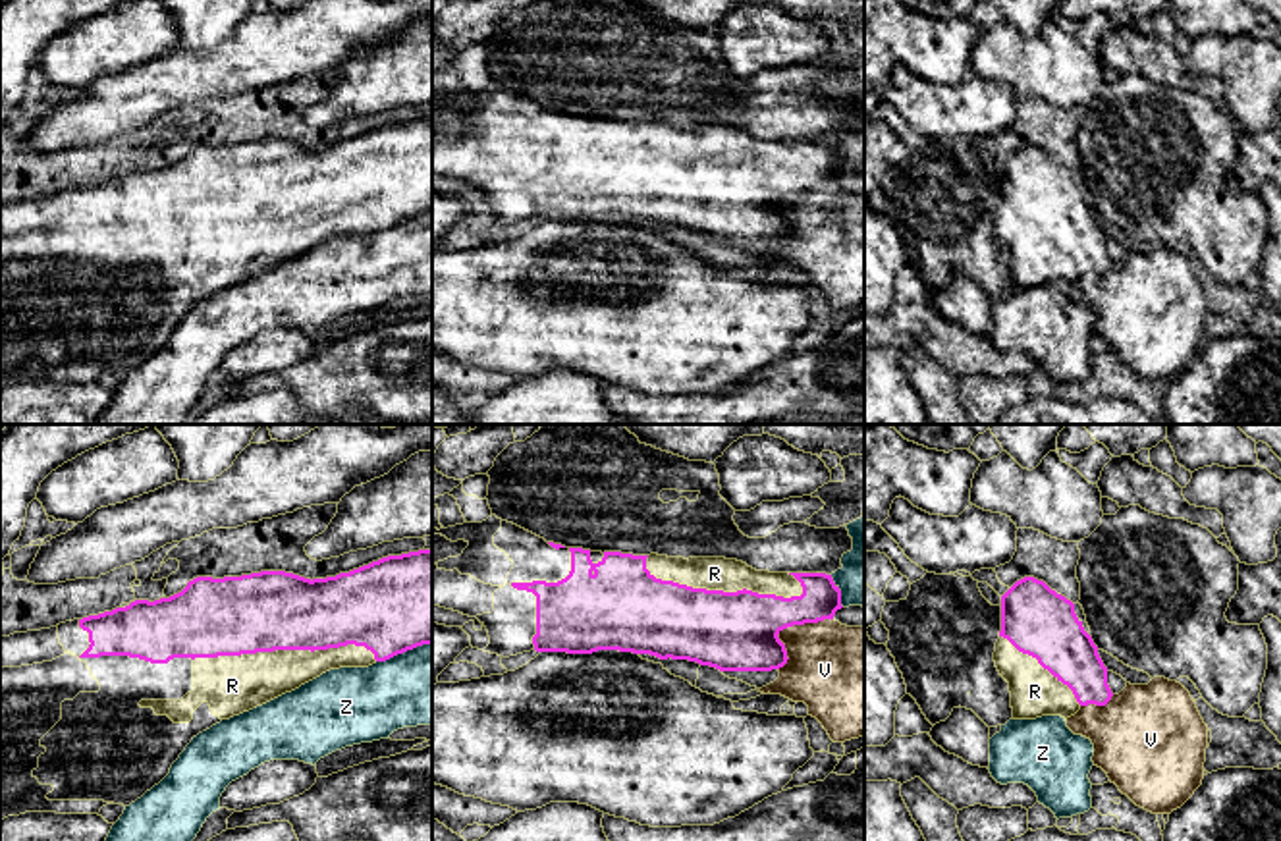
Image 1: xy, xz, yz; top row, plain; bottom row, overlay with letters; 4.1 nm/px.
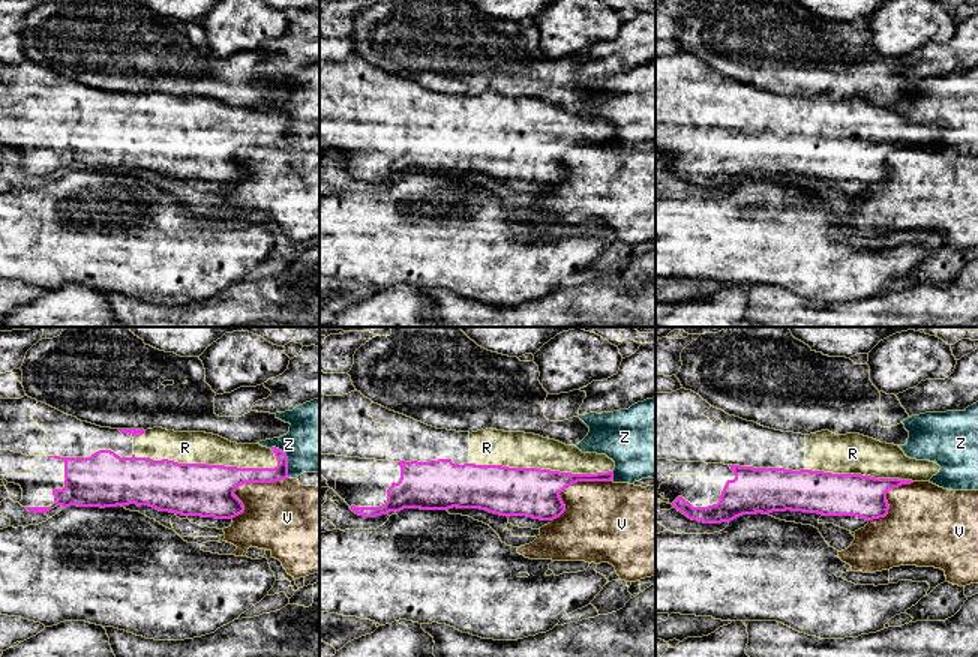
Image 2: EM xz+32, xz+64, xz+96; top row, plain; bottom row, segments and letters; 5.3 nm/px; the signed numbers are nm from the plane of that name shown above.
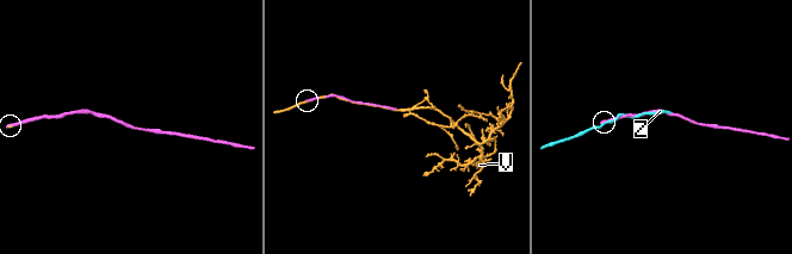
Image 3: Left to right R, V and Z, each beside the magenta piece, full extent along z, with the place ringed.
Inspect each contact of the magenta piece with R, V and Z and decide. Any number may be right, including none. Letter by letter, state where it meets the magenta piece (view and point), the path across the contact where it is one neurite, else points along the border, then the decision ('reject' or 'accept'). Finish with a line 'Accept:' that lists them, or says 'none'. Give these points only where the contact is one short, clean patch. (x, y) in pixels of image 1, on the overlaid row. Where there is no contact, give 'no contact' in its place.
R: xz (720, 591) | accept
V: xz (788, 625) | reject
Z: xy (404, 651) | reject
Accept: R

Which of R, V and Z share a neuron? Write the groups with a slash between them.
R / V / Z

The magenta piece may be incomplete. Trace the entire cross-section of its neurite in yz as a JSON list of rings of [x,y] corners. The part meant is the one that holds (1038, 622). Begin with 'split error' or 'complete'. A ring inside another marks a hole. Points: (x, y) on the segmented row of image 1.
split error; [[[1024,577],[1001,596],[1001,631],[994,662],[1009,683],[1013,719],[1071,718],[1082,706],[1105,706],[1113,692],[1098,646],[1075,613],[1075,604],[1044,581]]]

